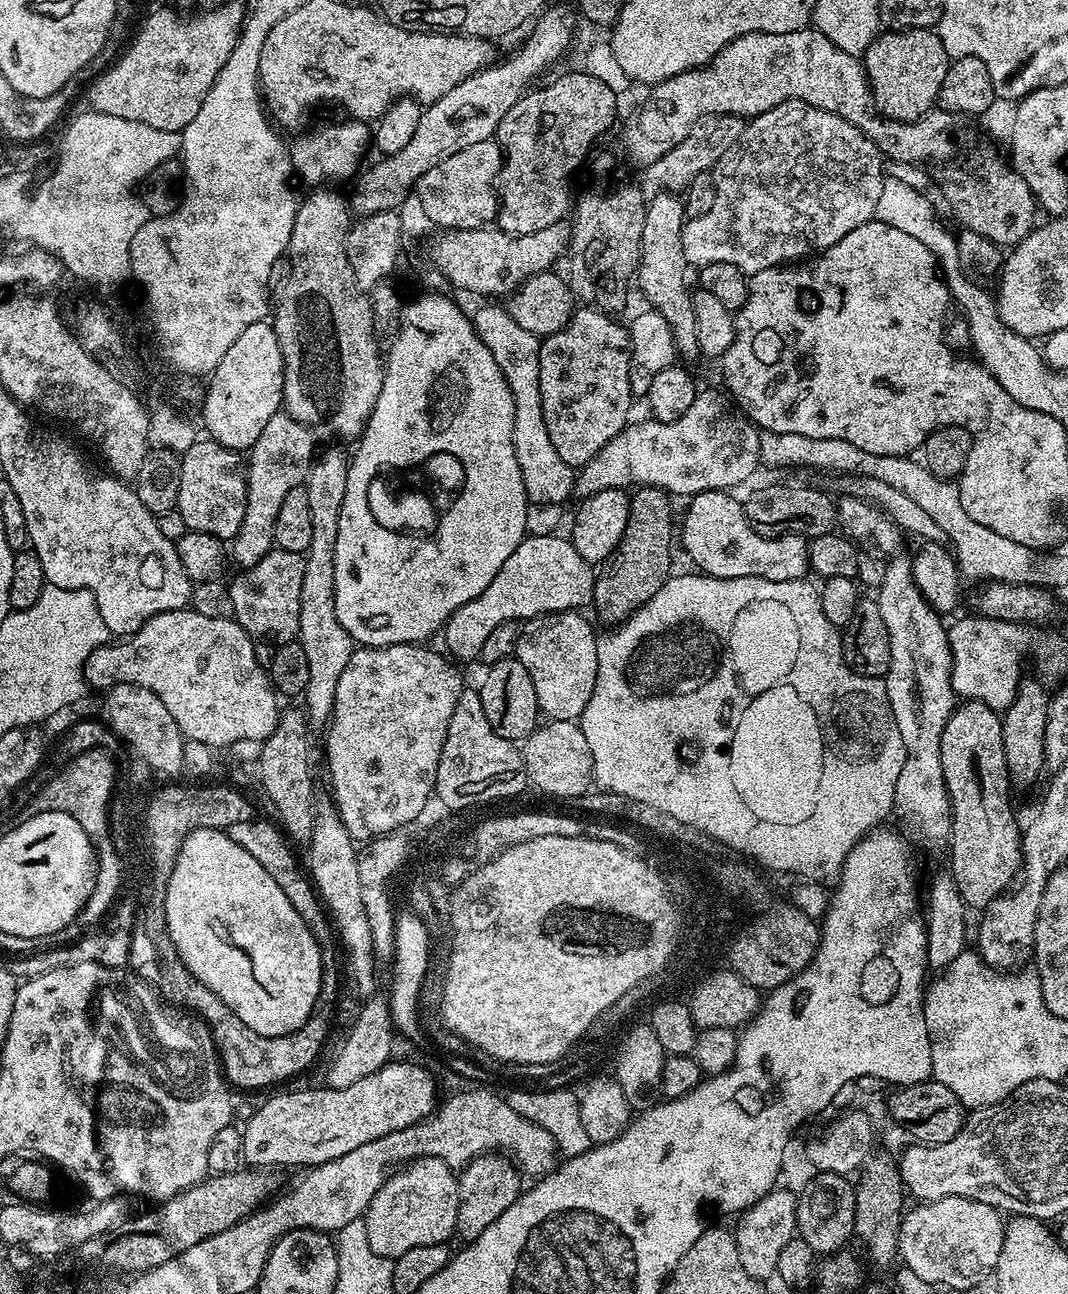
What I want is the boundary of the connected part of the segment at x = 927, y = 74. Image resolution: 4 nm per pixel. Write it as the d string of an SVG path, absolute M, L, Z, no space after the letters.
M911 28L901 32L881 31L862 53L862 63L876 111L880 115L890 120L922 120L927 112L933 111L943 79L946 78L950 57L946 54L946 46L942 46L939 32L931 28Z

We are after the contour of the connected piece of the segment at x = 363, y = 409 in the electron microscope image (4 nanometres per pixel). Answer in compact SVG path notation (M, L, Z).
M332 190L317 192L320 193L309 200L301 199L296 209L294 230L290 234L286 253L288 273L284 276L280 293L277 296L275 293L274 315L270 320L284 359L282 408L290 418L308 425L317 437L333 436L336 442L355 441L368 425L384 381L382 348L380 352L380 344L376 341L375 324L378 316L369 293L354 278L354 270L350 270L344 245L344 237L350 227L349 201L345 197L343 200L335 196Z

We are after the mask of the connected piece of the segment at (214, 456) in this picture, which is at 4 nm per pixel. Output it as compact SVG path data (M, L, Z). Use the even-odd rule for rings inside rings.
M200 438L180 456L180 481L175 511L182 514L193 532L214 534L219 540L231 542L246 518L248 478L246 464L239 451L222 446L211 438Z

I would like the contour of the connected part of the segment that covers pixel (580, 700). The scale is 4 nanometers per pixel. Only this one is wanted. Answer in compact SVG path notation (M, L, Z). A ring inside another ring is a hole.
M574 610L539 615L525 621L520 629L515 659L522 662L522 666L525 666L526 672L530 674L541 713L549 719L577 721L584 713L586 703L593 696L594 682L597 681L597 632L594 632L591 624L582 617L581 613Z

